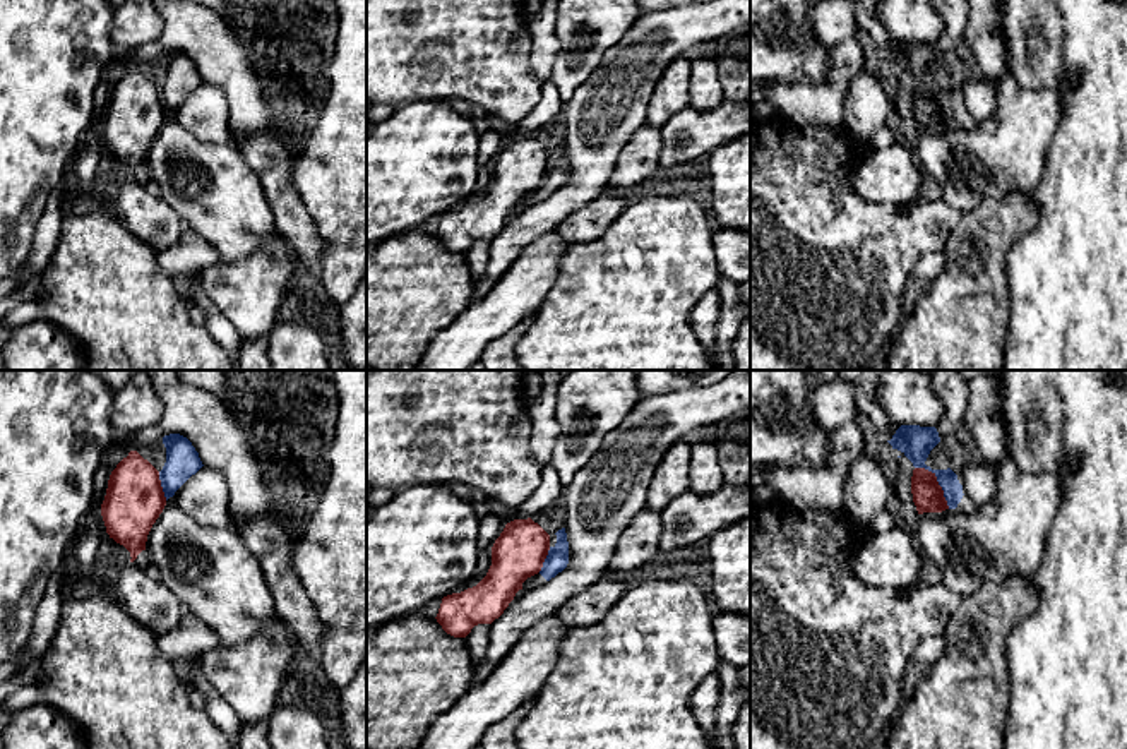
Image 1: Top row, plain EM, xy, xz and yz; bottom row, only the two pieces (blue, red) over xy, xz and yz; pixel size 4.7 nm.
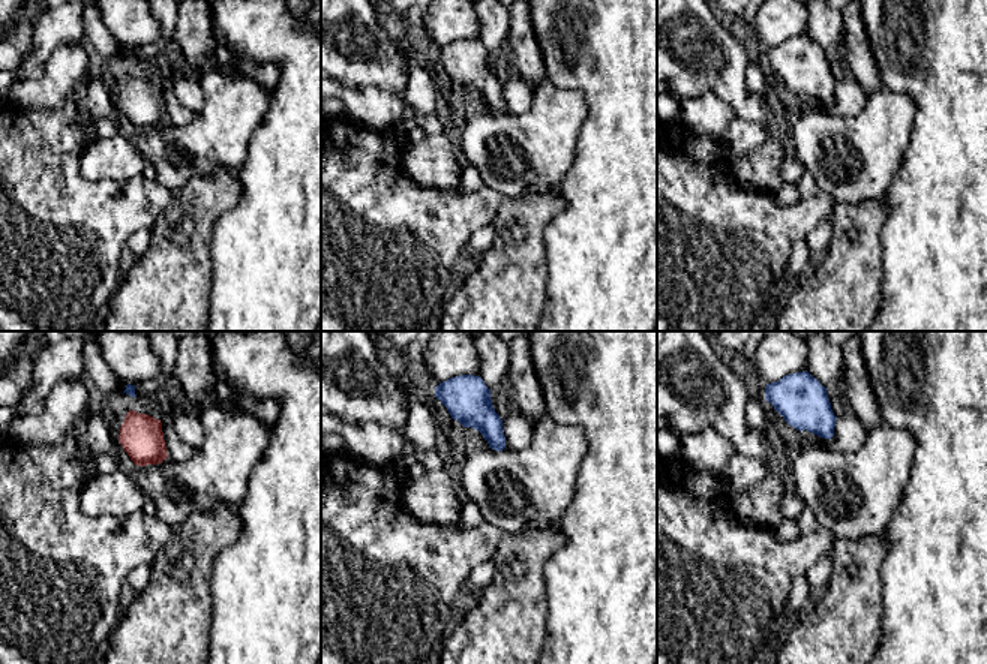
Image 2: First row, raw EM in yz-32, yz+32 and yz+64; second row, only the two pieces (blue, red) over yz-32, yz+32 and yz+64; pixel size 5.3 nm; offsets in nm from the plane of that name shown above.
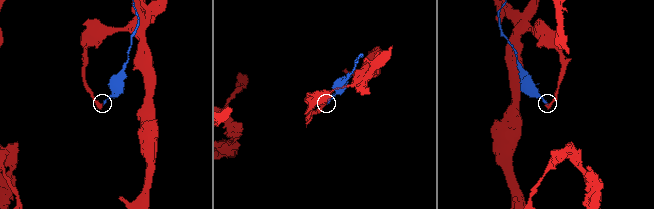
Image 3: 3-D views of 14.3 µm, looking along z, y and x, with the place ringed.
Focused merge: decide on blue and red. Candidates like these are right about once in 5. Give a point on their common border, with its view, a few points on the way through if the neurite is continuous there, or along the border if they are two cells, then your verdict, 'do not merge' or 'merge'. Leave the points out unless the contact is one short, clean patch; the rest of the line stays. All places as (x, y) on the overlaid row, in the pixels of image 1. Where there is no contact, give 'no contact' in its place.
contact yz (937, 480); border yz (915, 467), (924, 467), (936, 477), (949, 508); do not merge

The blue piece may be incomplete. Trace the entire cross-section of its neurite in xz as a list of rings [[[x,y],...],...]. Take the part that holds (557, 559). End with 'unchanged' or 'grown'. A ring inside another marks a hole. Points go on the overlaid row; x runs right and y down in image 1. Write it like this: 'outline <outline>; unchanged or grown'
outline [[[565,528],[558,530],[555,535],[557,535],[557,543],[550,547],[543,567],[540,571],[540,574],[546,581],[550,581],[558,572],[562,572],[569,564],[569,542],[567,542]]]; unchanged

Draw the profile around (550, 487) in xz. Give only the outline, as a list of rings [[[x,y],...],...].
[[[548,464],[541,470],[538,488],[517,507],[517,519],[528,519],[555,504],[564,495],[558,473]]]

